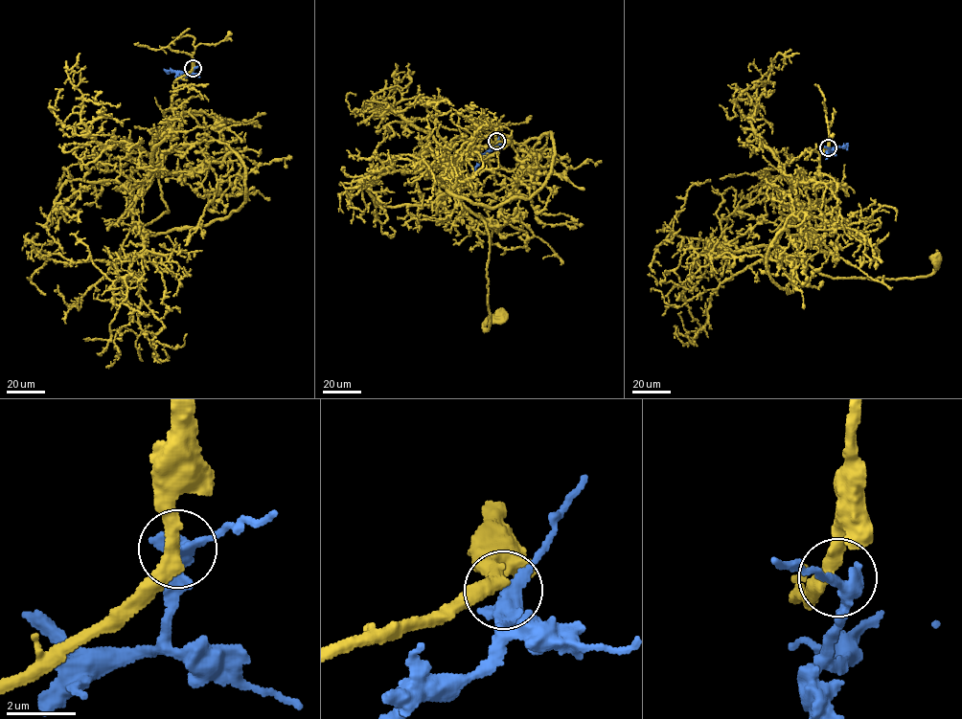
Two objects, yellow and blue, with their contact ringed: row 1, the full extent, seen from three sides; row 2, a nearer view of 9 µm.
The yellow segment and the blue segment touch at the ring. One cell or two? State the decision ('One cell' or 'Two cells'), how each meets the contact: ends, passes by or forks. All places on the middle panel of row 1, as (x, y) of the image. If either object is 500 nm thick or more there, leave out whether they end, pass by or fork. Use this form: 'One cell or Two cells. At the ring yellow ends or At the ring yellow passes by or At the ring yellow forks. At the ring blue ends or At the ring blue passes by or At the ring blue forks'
Two cells. At the ring yellow passes by. At the ring blue passes by

